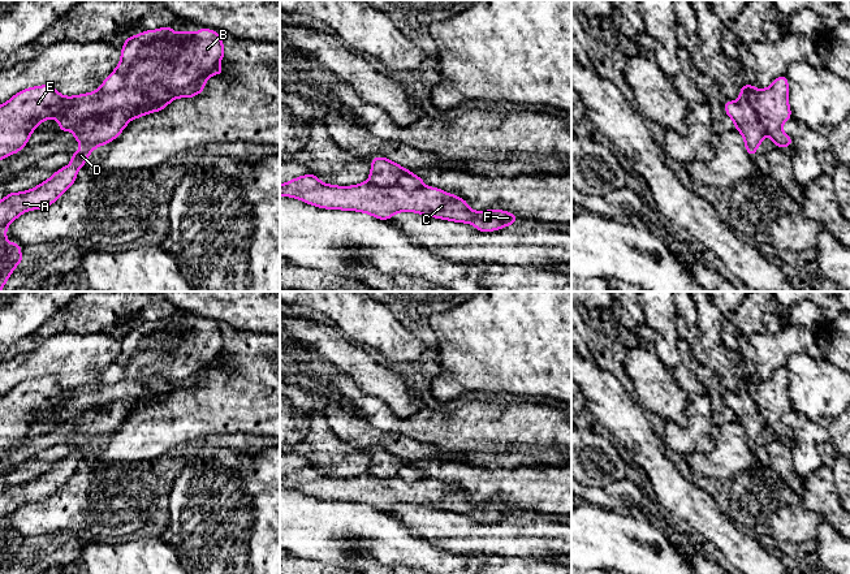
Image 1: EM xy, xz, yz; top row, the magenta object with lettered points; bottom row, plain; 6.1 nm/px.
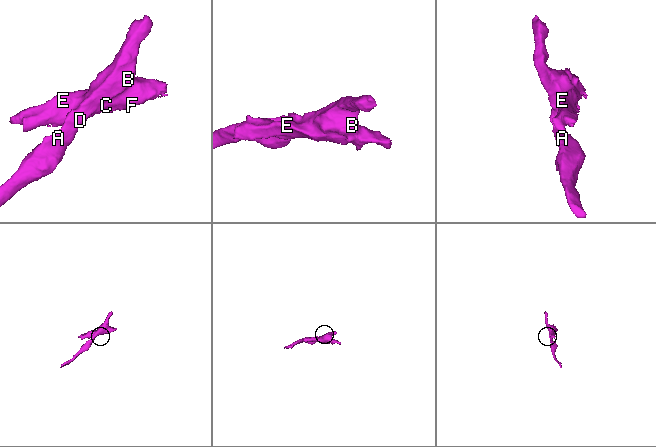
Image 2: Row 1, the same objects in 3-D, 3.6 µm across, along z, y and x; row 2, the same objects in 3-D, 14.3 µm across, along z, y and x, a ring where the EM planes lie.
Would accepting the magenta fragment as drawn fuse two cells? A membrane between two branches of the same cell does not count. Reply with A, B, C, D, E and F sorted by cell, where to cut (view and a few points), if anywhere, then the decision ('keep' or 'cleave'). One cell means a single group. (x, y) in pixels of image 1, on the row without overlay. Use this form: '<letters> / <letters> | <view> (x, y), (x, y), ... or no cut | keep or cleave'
A B D / C E F | xy (218, 355), (162, 389), (132, 380), (99, 380) | cleave

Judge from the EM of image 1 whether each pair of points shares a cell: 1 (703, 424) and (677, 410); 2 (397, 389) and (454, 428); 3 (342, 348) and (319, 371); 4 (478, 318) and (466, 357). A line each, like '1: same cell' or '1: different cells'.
1: different cells
2: different cells
3: different cells
4: same cell

